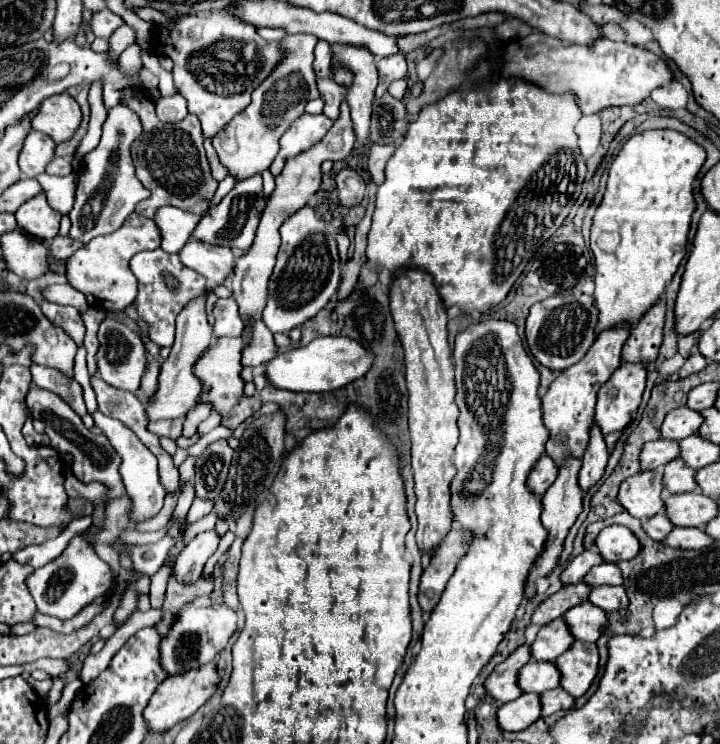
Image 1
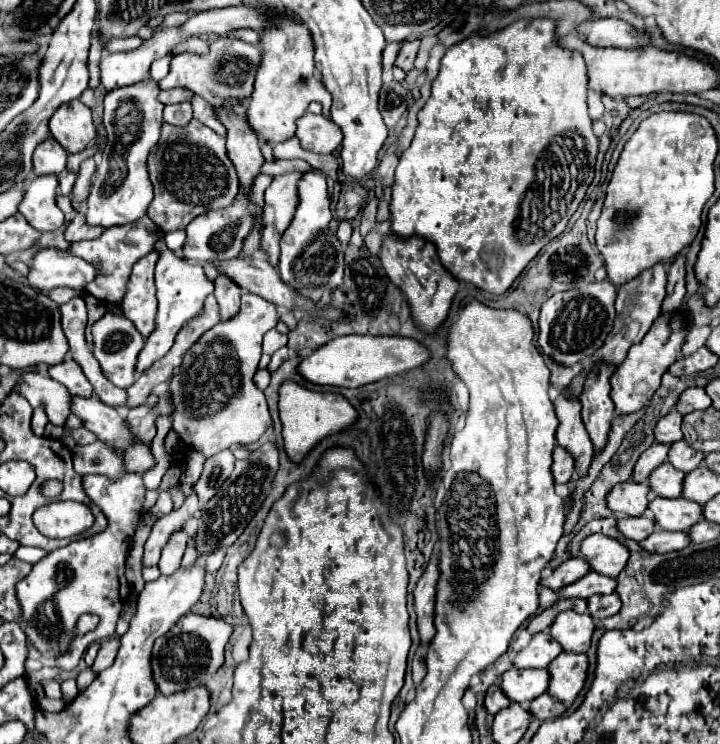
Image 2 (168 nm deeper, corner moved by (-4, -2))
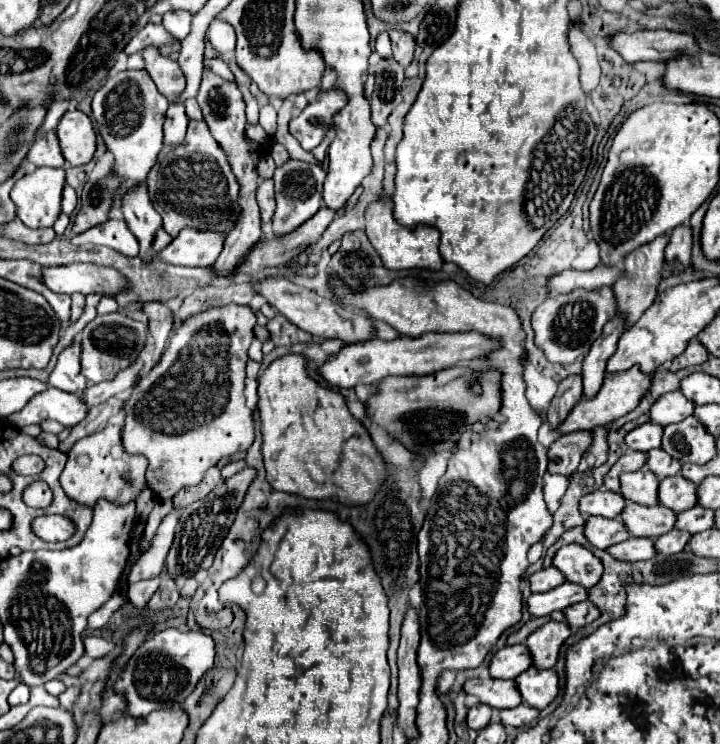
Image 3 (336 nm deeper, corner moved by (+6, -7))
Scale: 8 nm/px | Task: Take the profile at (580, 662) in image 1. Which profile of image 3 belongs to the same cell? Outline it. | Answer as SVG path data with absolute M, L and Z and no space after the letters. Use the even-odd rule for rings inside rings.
M530 666L526 672L522 672L516 678L516 684L524 702L528 702L532 708L538 708L538 710L552 704L560 690L560 680L554 668L540 670L536 666Z

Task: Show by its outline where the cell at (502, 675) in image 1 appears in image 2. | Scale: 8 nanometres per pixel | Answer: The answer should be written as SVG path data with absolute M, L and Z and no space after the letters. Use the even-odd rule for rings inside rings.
M490 685L488 693L486 693L486 699L484 699L484 707L490 715L496 715L500 709L508 707L510 701L506 699L506 695L502 695L502 691L498 691L498 685Z

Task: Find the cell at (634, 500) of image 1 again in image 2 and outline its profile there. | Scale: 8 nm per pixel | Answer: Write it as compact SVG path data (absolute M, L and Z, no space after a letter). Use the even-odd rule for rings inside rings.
M626 481L612 487L612 491L606 495L606 503L614 515L638 517L646 511L648 493L650 487L646 483L638 485L634 481Z

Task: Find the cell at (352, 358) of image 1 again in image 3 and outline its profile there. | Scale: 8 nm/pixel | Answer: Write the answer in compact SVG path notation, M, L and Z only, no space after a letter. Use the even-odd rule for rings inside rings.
M462 332L462 334L424 334L420 338L400 336L396 340L364 340L356 344L346 344L340 352L332 354L322 366L320 376L336 388L354 388L358 384L376 384L388 376L424 376L436 370L448 368L456 362L470 362L482 358L498 344L478 332Z

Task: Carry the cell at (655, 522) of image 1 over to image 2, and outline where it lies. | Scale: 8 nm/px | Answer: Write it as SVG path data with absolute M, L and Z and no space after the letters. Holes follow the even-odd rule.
M650 515L618 517L616 527L618 527L618 531L620 531L626 539L642 541L642 539L646 539L646 535L650 535L650 533L654 531L654 521L650 519Z

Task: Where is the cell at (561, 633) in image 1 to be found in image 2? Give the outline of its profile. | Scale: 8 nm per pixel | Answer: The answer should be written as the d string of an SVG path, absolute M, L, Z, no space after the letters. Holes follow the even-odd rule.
M538 633L532 637L532 641L518 651L514 657L514 667L518 669L528 669L528 667L546 667L552 659L556 659L562 653L562 647L550 639L550 633Z

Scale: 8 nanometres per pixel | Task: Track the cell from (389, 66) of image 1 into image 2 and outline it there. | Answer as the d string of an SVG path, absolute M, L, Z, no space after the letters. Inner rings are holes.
M408 39L402 43L400 51L398 51L398 59L396 59L396 65L404 71L410 71L414 67L414 59L416 59L416 53L418 53L418 45L420 41L418 39Z

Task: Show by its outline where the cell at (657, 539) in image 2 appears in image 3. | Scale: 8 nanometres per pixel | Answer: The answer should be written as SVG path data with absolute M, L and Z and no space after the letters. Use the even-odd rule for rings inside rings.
M628 538L626 542L614 544L608 548L612 556L626 562L638 562L638 560L650 560L656 556L656 548L652 548L652 538Z

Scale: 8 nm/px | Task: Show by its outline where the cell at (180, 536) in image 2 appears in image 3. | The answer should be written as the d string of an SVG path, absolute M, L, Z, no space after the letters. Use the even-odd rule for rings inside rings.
M160 576L130 584L130 586L128 586L128 600L130 600L136 608L144 608L144 606L148 604L148 600L152 598L152 594L158 590L158 584L160 584Z

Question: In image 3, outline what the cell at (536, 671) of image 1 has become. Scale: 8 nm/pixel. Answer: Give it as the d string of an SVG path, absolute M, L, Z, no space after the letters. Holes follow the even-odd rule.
M472 678L464 684L466 694L478 696L480 702L504 710L516 708L520 700L520 692L516 692L514 680L496 680L496 678Z

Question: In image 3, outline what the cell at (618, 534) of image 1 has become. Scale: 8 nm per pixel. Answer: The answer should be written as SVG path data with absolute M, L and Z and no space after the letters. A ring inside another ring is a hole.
M566 544L554 556L554 566L566 574L566 580L592 588L600 582L604 566L600 560L580 544Z

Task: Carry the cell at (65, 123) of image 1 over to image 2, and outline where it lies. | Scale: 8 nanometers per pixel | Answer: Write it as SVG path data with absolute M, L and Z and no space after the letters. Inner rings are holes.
M80 99L62 105L50 119L50 133L68 153L84 151L88 141L96 137L90 109Z

